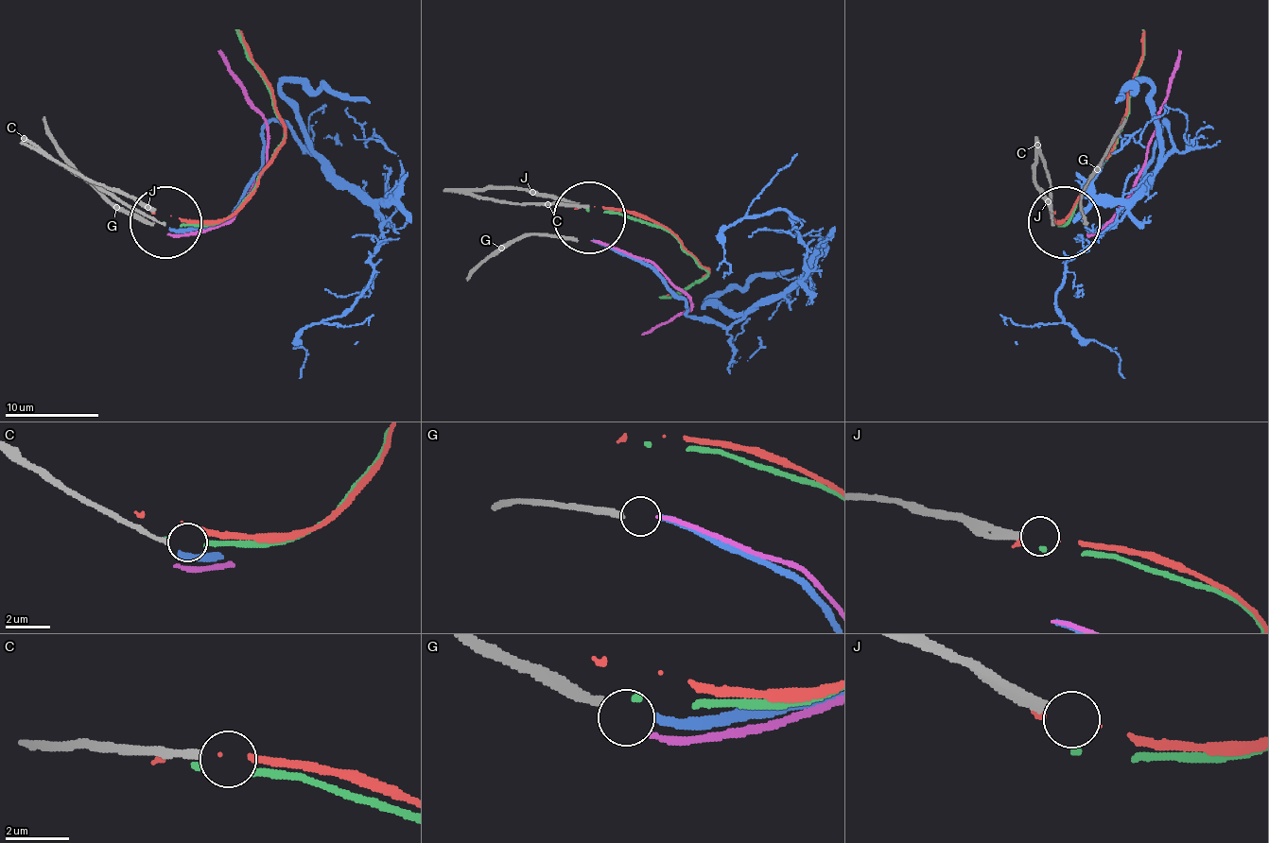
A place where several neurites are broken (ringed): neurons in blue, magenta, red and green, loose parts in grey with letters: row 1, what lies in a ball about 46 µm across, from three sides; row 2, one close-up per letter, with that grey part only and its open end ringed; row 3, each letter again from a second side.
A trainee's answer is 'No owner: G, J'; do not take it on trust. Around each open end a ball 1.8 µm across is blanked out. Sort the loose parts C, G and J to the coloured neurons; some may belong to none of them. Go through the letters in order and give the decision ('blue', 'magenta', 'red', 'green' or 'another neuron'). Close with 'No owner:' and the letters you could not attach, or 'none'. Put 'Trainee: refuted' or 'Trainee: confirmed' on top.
Trainee: refuted
C: another neuron
G: blue
J: another neuron
No owner: C, J

